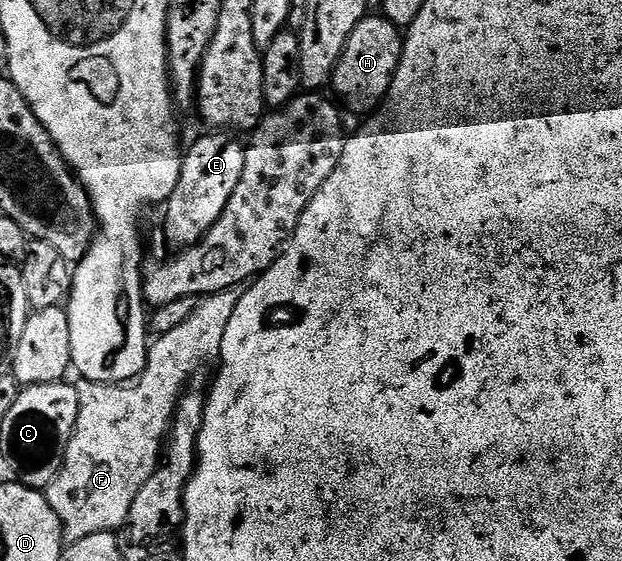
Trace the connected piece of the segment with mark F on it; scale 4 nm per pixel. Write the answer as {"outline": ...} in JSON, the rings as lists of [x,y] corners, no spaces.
{"outline":[[[233,288],[204,296],[196,304],[193,315],[189,315],[189,319],[185,319],[181,327],[173,327],[173,331],[156,336],[150,342],[145,367],[134,381],[117,385],[83,381],[78,386],[79,410],[75,430],[63,452],[59,473],[45,490],[47,502],[63,524],[64,542],[80,541],[98,533],[115,533],[126,525],[129,507],[133,507],[137,491],[145,487],[153,471],[161,464],[167,431],[175,417],[175,406],[188,388],[187,380],[198,369],[205,368],[210,361],[214,362],[218,358],[221,343],[225,339],[225,327],[229,327],[229,319],[237,307],[239,295],[240,290]]]}

